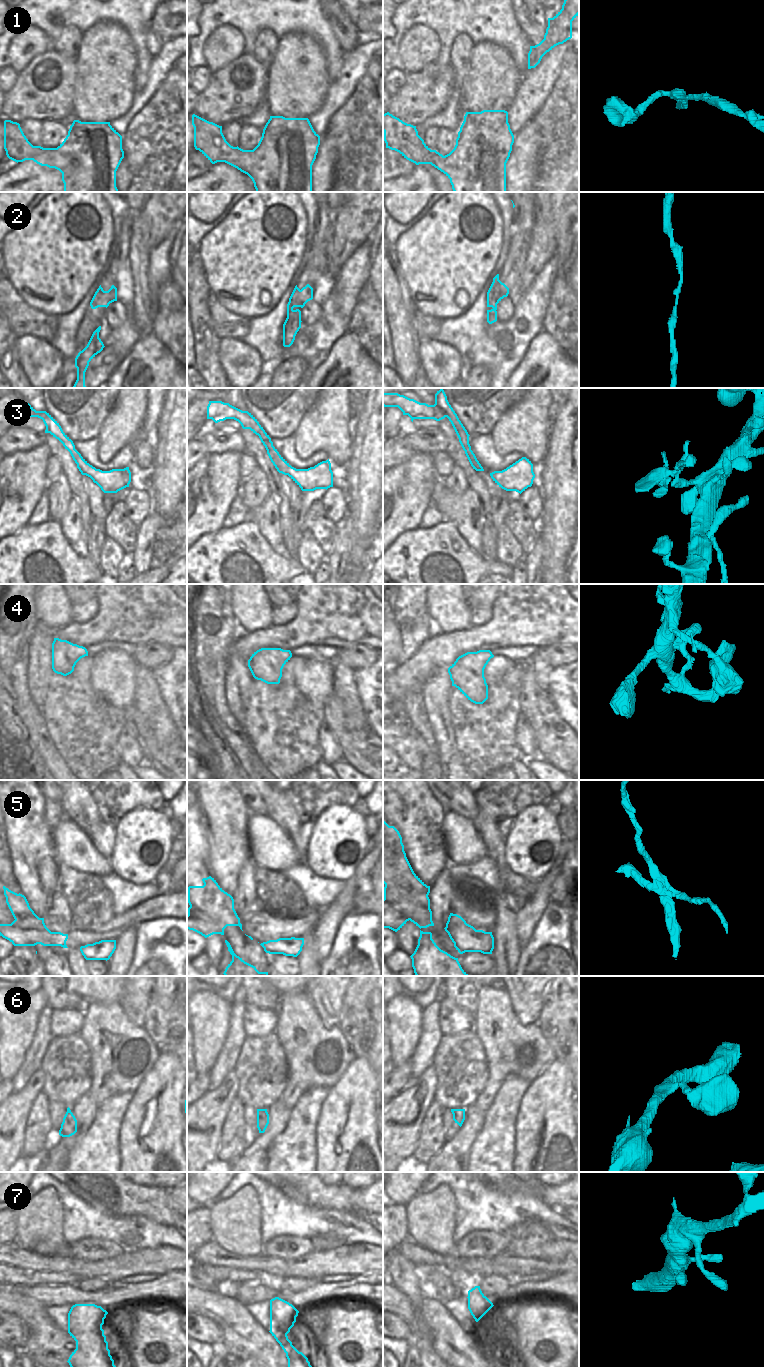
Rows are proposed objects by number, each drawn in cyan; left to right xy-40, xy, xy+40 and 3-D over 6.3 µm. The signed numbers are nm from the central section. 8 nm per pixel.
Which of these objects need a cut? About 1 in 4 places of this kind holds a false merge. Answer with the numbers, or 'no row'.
3, 5

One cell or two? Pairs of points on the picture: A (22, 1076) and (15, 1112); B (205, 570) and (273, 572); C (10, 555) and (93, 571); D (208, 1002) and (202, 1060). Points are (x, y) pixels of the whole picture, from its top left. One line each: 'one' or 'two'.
A: two
B: one
C: one
D: one

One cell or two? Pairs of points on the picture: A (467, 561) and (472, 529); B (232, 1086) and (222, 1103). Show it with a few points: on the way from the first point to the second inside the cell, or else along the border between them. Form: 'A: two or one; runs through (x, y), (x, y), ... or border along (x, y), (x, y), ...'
A: two; border along (456, 526), (460, 536), (477, 554)
B: one; runs through (228, 1090), (225, 1099)

